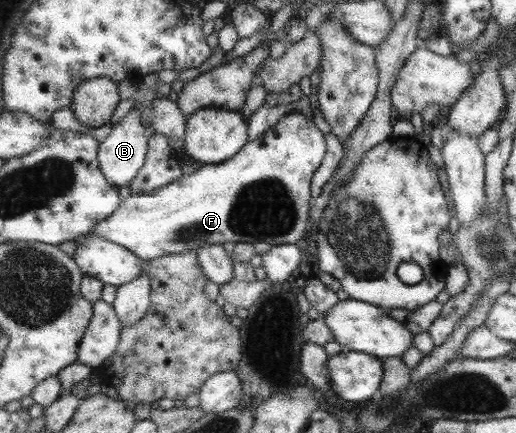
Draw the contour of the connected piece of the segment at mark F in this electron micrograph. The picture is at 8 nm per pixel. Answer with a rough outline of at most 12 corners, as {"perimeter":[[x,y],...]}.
{"perimeter":[[289,112],[230,160],[134,193],[88,235],[146,262],[299,244],[327,156]]}

